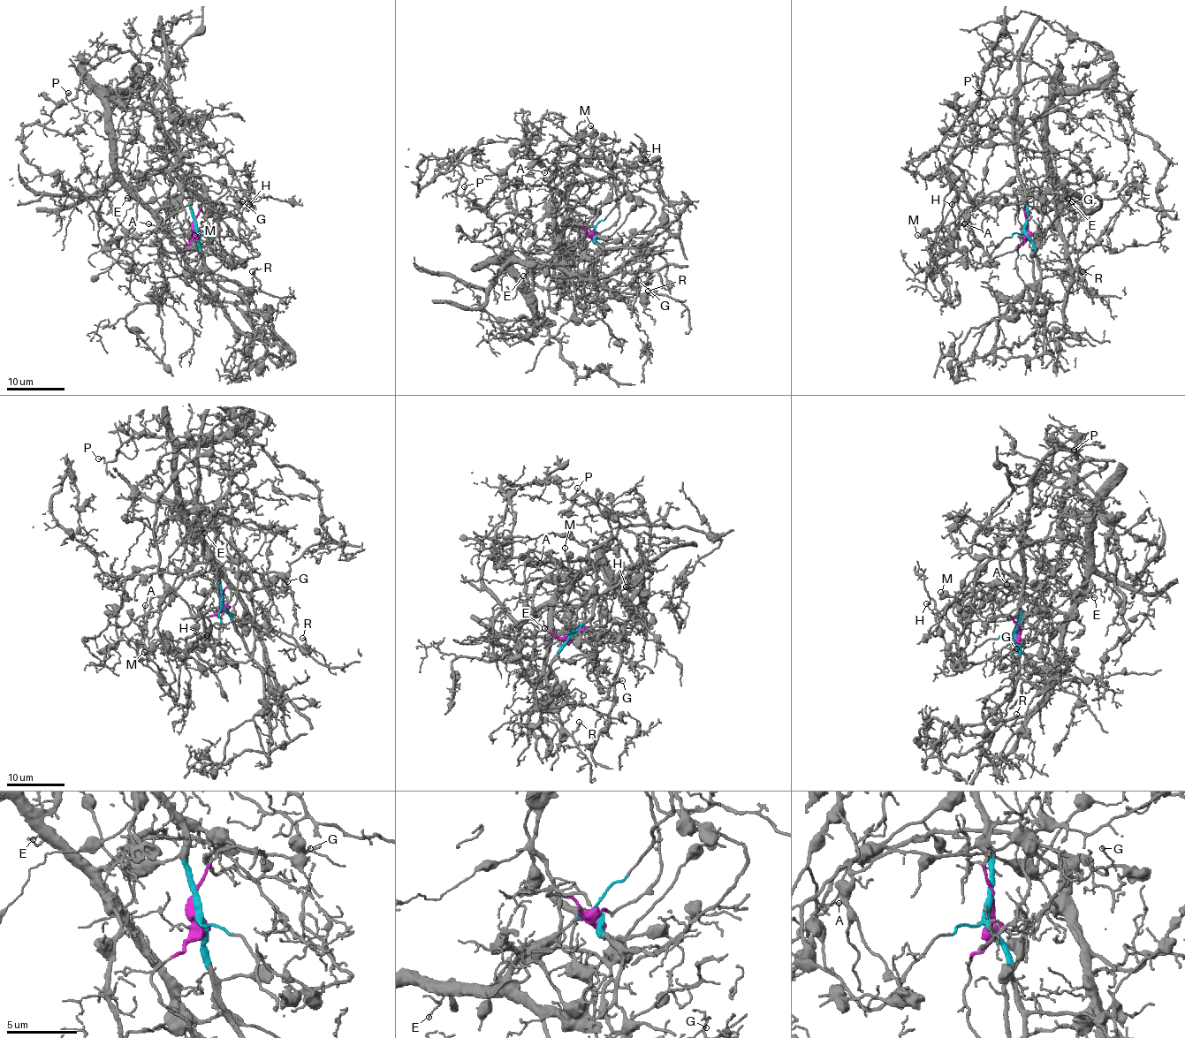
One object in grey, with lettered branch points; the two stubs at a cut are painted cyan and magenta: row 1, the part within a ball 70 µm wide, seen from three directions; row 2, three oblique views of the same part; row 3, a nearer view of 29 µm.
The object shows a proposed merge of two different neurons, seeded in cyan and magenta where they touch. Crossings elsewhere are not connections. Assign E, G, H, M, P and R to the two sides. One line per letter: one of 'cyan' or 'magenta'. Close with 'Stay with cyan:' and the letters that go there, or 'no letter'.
E: cyan
G: cyan
H: cyan
M: magenta
P: cyan
R: cyan
Stay with cyan: E, G, H, P, R

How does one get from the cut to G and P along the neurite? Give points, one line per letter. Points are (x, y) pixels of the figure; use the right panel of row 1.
G: (1026, 229), (1026, 193), (1041, 190), (1048, 201), (1064, 204), (1074, 211), (1082, 209), (1080, 214), (1073, 201)
P: (1026, 229), (1029, 206), (1055, 209), (1048, 104), (1078, 88), (1010, 51), (994, 94), (987, 100), (978, 93)

